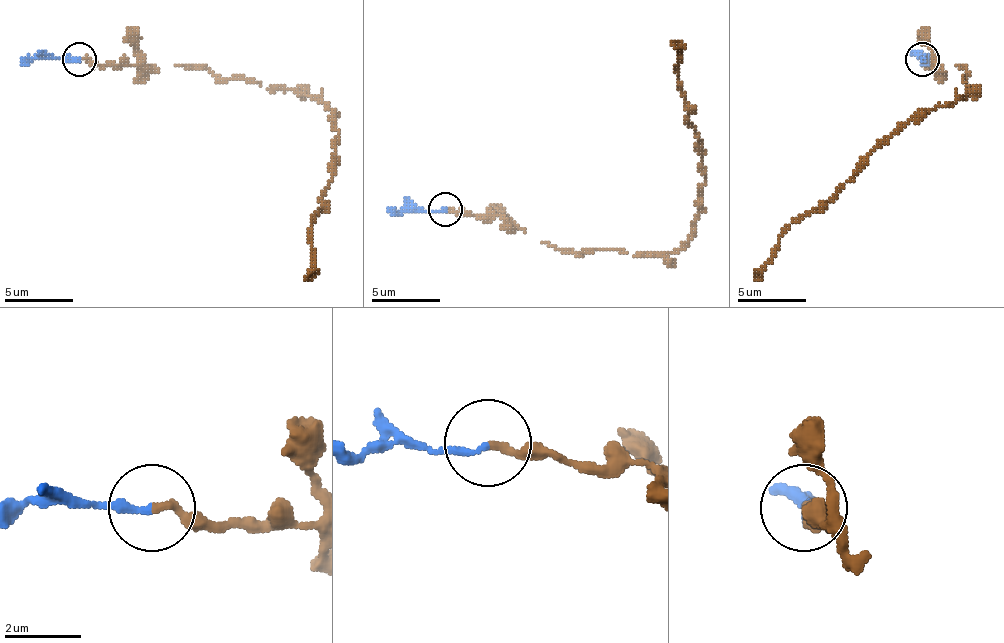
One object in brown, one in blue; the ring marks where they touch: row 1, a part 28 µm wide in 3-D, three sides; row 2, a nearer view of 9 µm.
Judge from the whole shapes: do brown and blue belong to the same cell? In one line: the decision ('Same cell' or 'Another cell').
Same cell

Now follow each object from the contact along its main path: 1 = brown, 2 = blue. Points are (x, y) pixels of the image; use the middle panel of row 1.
1: (446, 208), (504, 215), (541, 242), (575, 252), (664, 256), (681, 246), (691, 232), (705, 167), (671, 41)
2: (446, 208), (402, 211), (388, 208)

